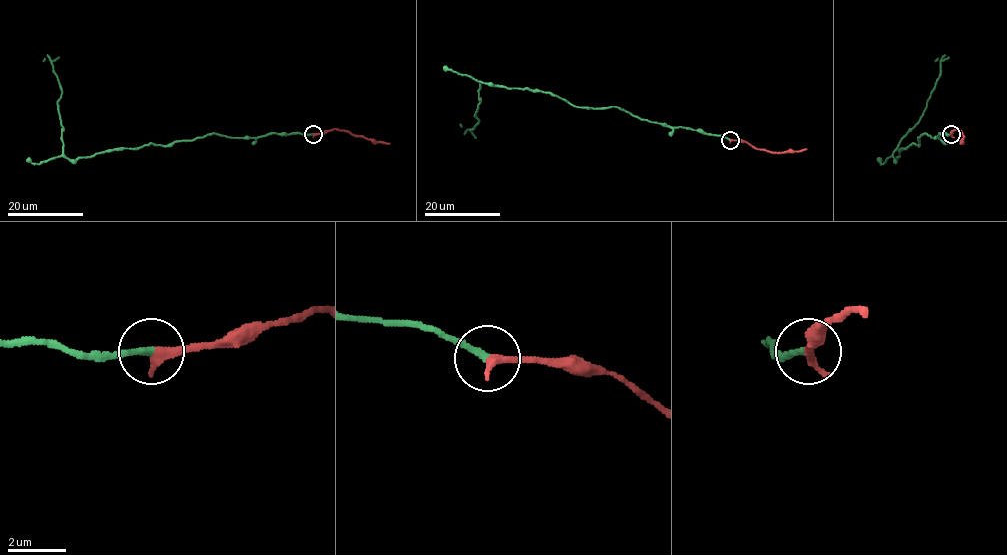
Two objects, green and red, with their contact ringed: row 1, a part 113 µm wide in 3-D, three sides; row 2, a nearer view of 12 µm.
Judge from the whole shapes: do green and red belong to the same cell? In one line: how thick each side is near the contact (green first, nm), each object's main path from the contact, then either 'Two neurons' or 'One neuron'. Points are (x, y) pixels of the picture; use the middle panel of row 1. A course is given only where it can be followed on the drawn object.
Thickness 240 nm (green) against 360 nm. Course of green: (729, 139), (615, 106), (574, 106), (548, 92), (480, 82), (478, 123), (466, 130), (460, 123). Course of red: (729, 139), (745, 140), (772, 153), (807, 149). One neuron

